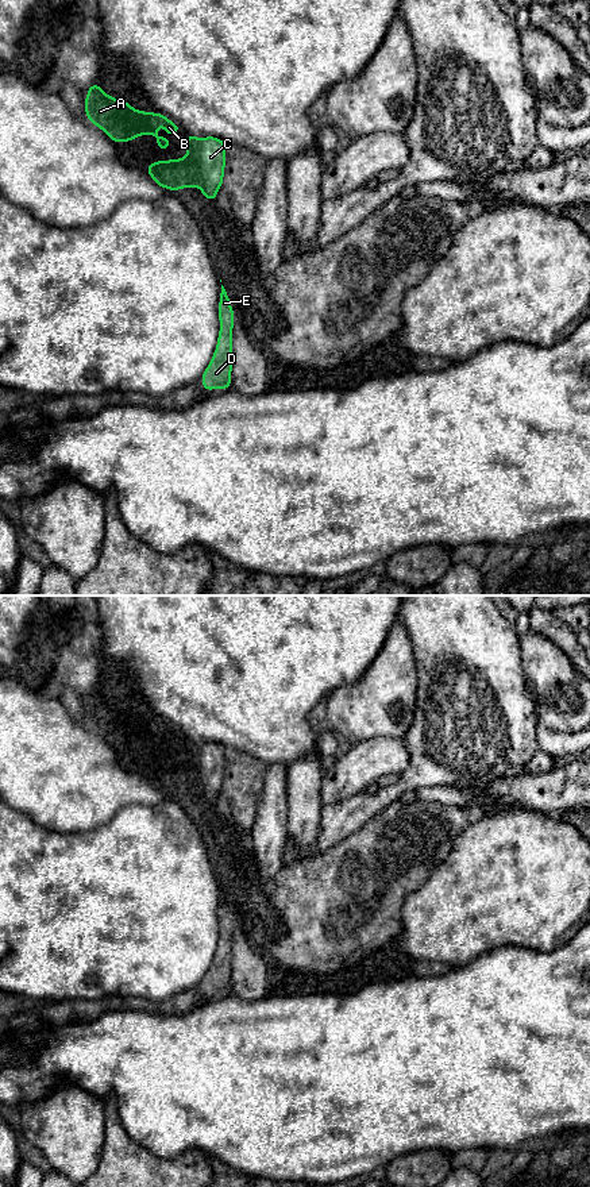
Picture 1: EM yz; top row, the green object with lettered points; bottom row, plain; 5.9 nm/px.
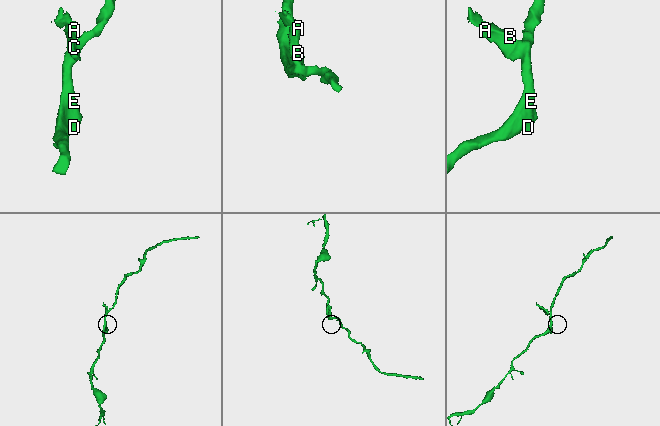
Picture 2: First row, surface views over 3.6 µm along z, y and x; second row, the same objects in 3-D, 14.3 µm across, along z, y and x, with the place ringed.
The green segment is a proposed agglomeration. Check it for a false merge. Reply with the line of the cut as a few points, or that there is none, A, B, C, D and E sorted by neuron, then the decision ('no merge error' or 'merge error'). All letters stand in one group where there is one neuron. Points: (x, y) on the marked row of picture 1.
yz (200, 138), (199, 185) | A B / C D E | merge error

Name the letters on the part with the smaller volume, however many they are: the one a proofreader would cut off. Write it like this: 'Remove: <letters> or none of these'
Remove: A, B

